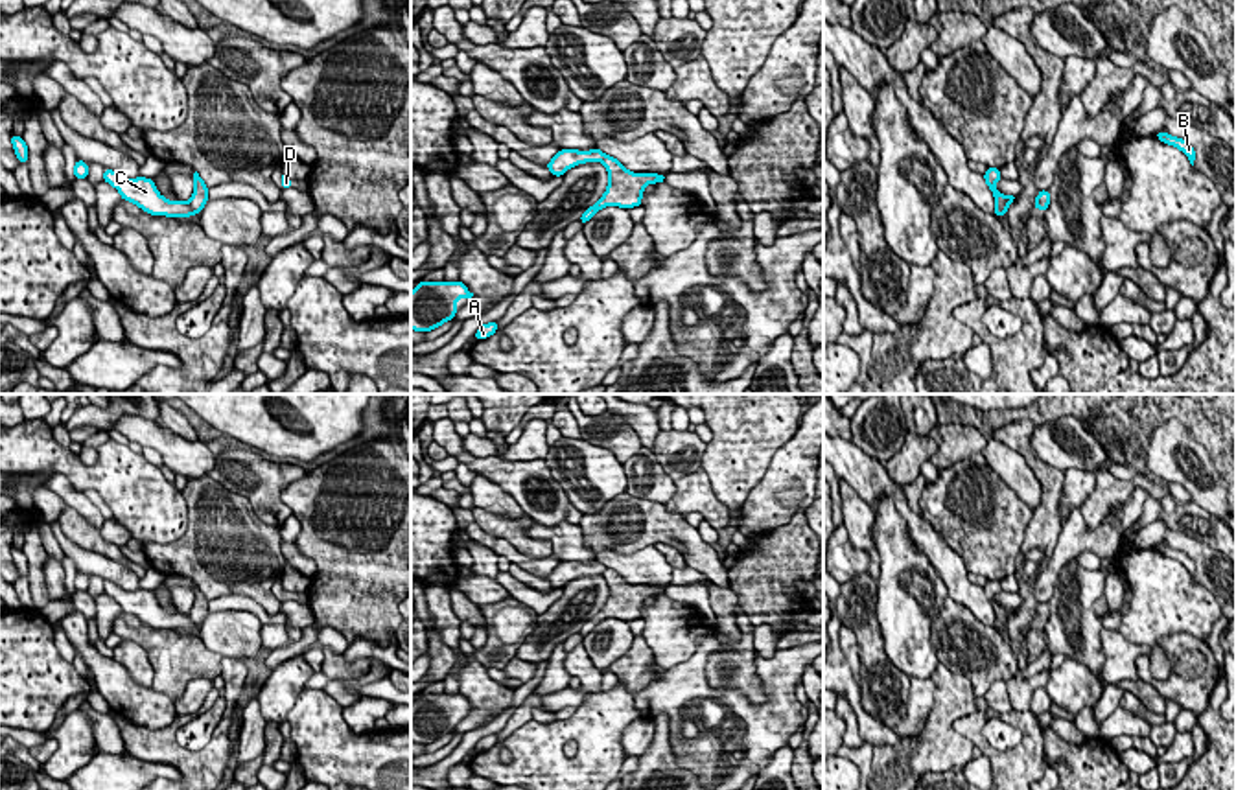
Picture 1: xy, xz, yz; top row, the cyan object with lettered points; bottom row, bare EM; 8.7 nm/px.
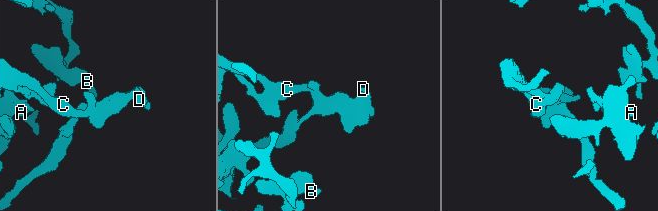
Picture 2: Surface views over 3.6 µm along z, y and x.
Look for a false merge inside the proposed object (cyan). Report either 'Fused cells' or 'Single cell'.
Fused cells

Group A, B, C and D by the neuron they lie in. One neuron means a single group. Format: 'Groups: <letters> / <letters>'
Groups: A B C / D

